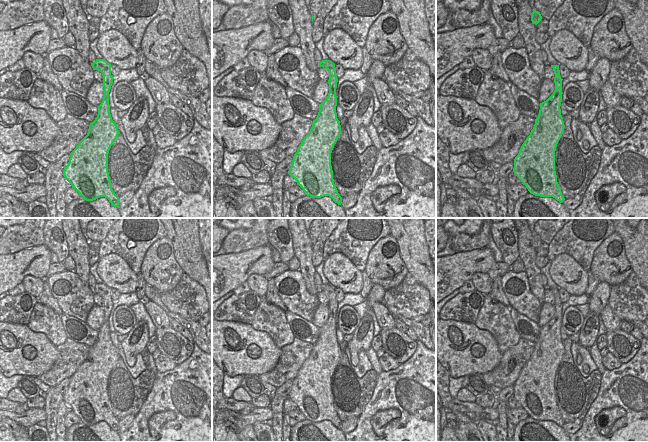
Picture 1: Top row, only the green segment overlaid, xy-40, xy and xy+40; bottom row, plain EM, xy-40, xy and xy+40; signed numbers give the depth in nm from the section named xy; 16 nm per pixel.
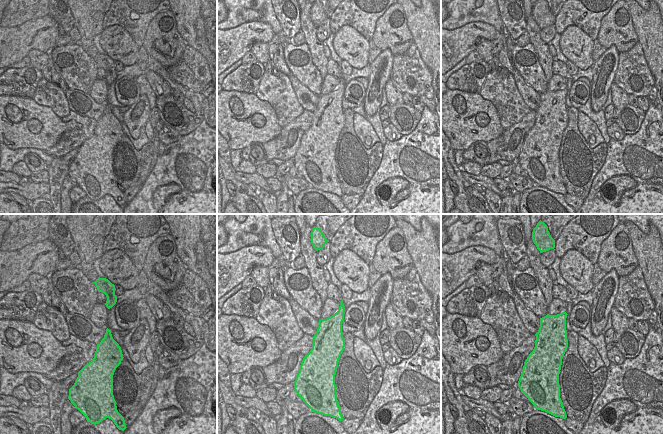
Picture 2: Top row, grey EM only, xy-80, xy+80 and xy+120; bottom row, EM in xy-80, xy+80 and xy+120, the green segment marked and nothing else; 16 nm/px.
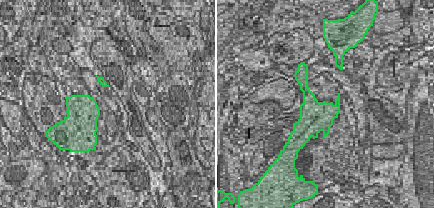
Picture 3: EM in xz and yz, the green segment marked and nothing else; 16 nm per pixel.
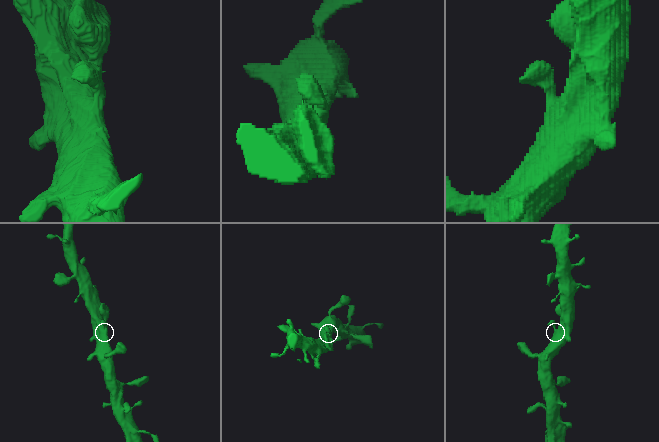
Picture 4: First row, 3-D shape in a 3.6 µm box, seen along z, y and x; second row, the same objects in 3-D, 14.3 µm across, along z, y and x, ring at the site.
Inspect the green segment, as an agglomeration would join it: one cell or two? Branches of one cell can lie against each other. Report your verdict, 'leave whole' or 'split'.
leave whole

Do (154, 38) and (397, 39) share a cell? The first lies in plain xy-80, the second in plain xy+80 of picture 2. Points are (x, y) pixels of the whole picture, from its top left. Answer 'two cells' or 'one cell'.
one cell

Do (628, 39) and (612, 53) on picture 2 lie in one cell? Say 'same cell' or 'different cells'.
different cells

